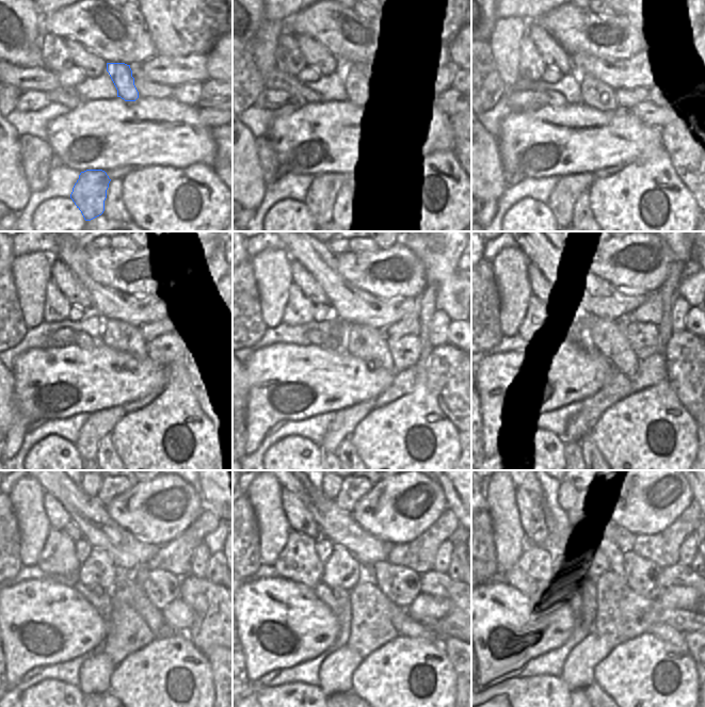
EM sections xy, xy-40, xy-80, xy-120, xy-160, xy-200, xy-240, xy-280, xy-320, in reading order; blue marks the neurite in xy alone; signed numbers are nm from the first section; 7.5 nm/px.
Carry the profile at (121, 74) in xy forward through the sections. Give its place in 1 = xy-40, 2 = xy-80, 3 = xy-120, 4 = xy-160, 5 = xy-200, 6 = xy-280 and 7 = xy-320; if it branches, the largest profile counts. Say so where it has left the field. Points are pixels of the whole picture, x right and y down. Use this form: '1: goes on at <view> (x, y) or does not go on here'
1: goes on at xy-40 (361, 91)
2: goes on at xy-80 (596, 94)
3: goes on at xy-120 (118, 335)
4: goes on at xy-160 (368, 343)
5: goes on at xy-200 (607, 338)
6: goes on at xy-280 (374, 621)
7: goes on at xy-320 (609, 630)

